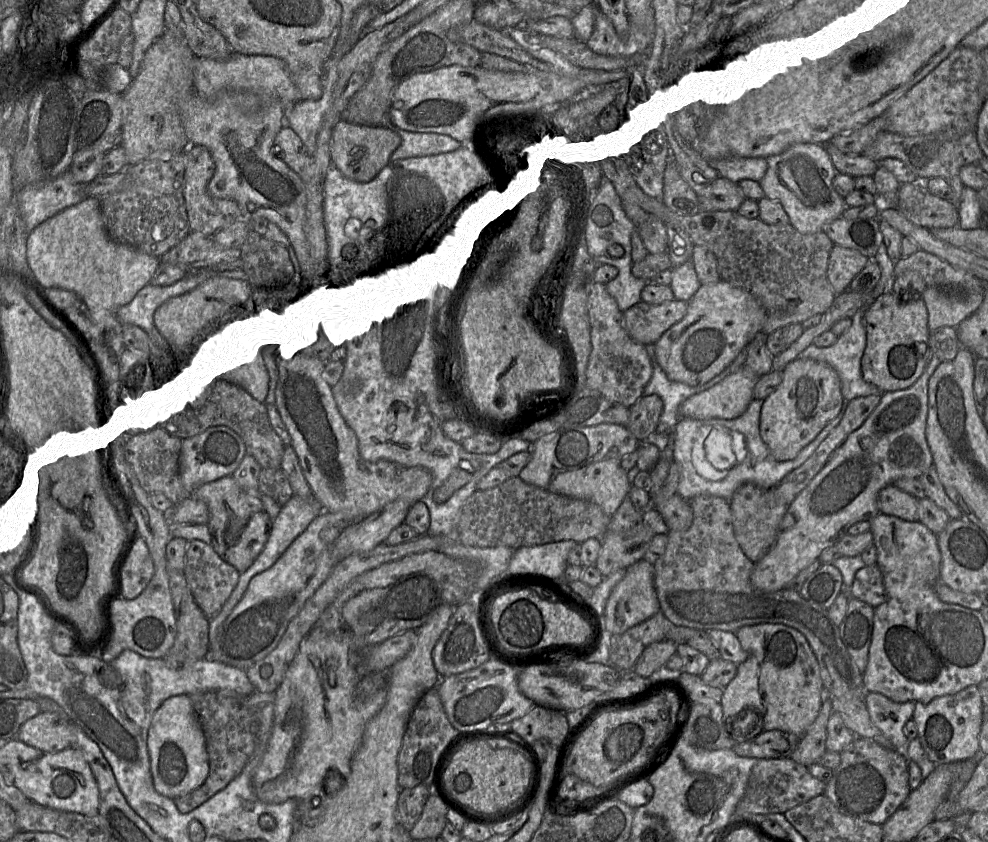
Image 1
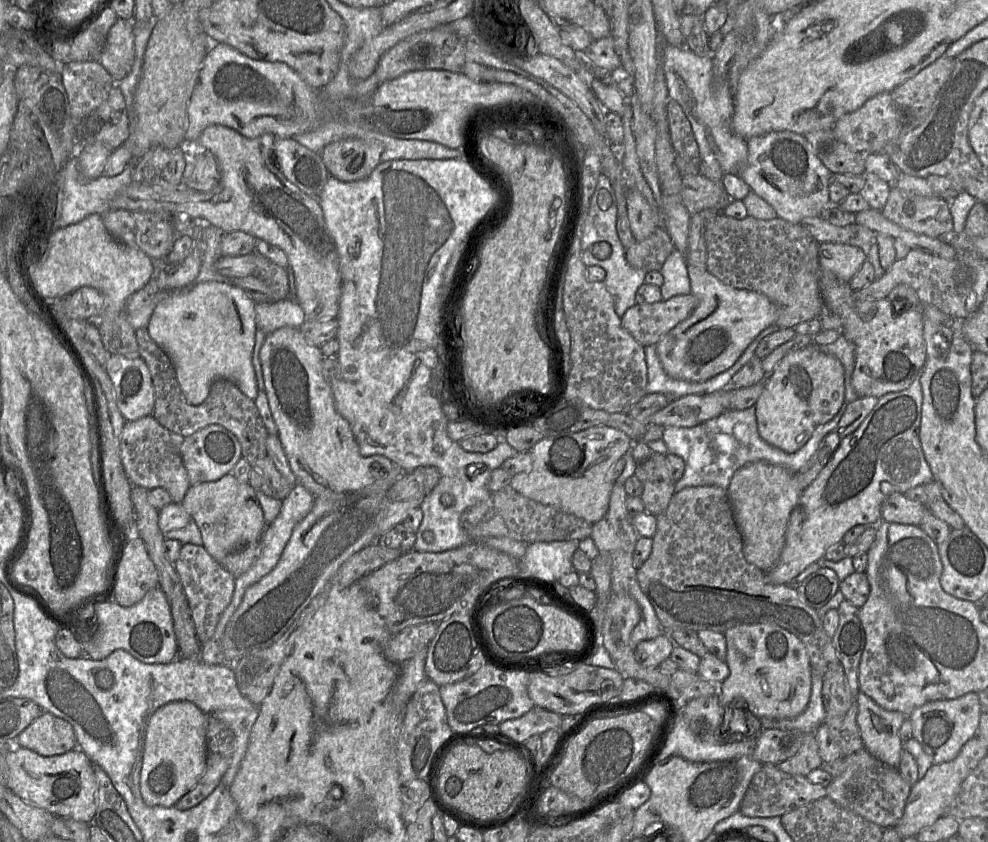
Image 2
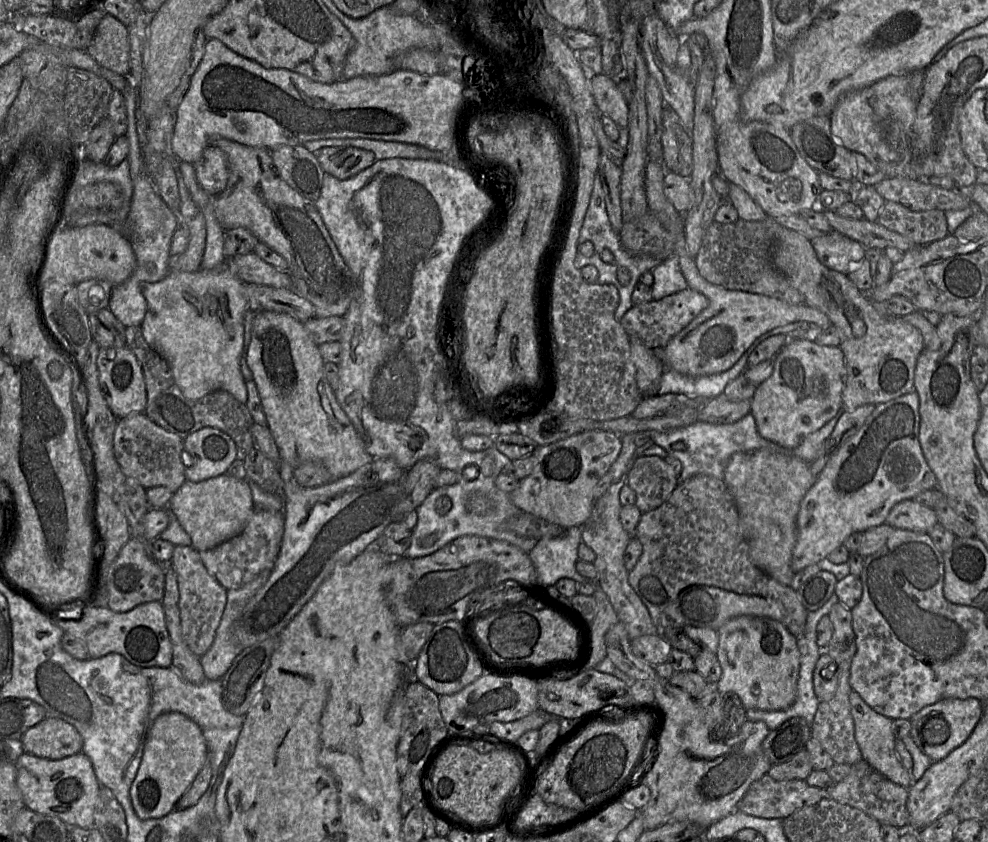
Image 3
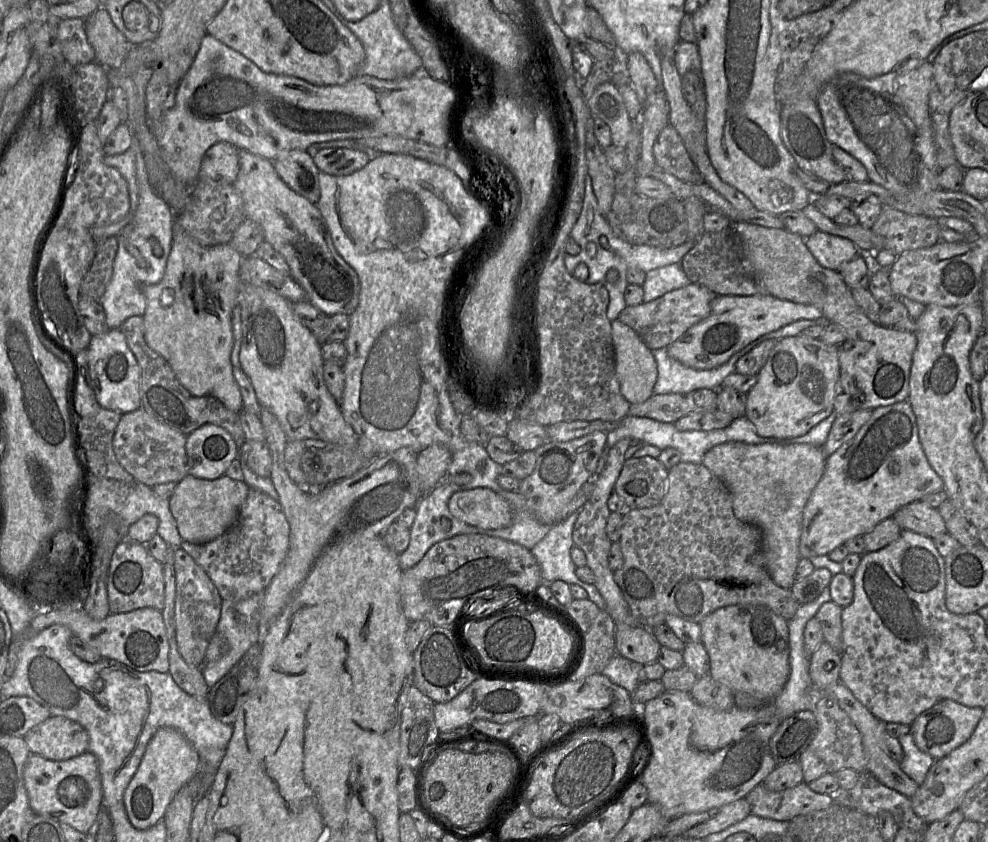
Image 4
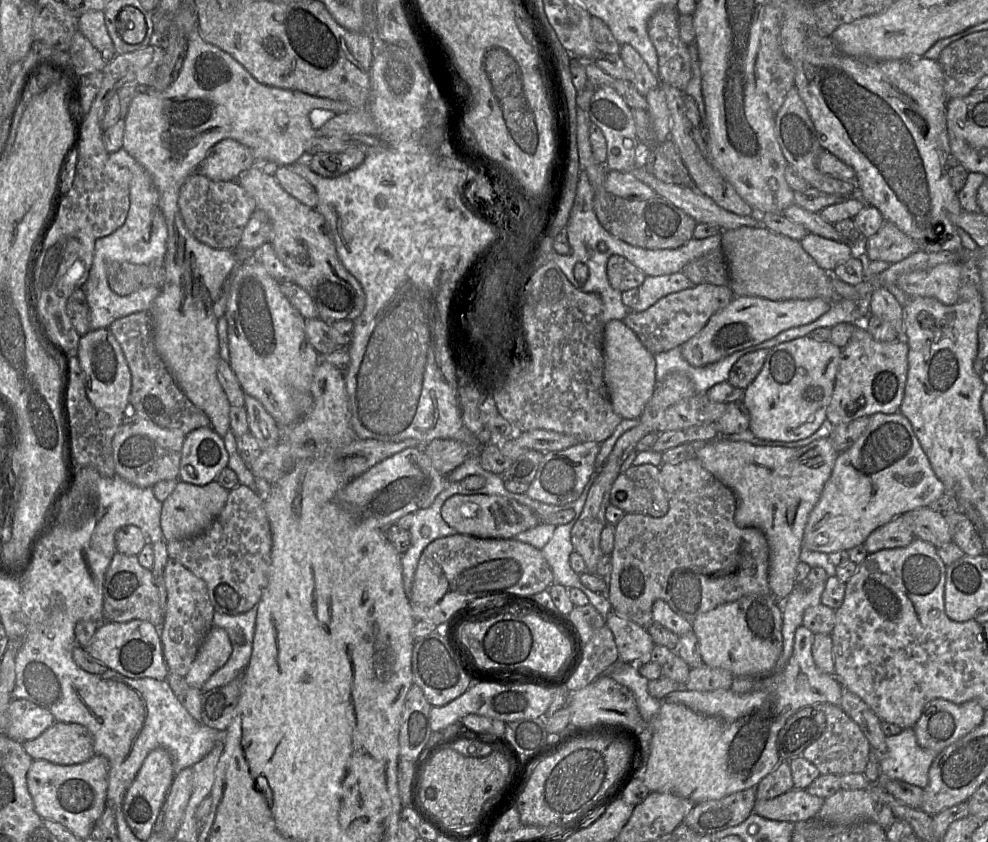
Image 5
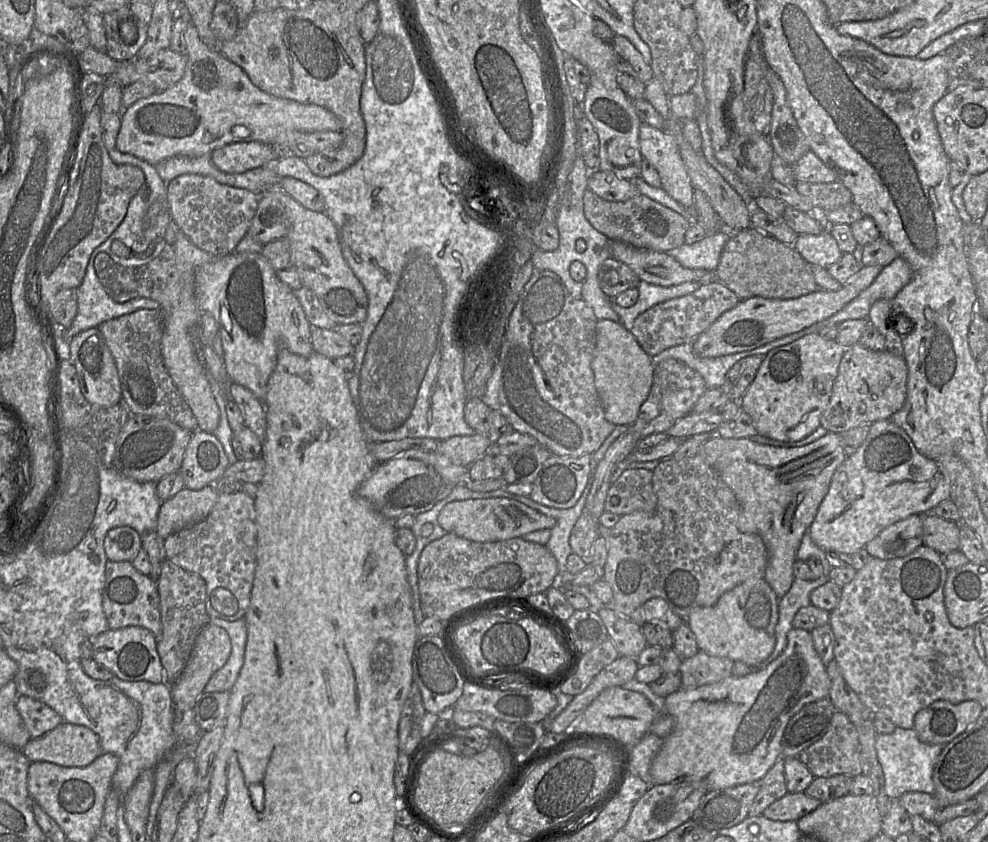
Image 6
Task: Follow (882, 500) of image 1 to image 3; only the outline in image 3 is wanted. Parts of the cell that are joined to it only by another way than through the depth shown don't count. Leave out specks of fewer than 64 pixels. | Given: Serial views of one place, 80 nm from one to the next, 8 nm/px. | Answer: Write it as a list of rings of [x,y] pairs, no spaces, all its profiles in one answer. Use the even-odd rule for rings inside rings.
[[[905,499],[891,508],[886,523],[893,528],[928,533],[938,524],[938,520],[932,507],[921,505],[914,499]]]

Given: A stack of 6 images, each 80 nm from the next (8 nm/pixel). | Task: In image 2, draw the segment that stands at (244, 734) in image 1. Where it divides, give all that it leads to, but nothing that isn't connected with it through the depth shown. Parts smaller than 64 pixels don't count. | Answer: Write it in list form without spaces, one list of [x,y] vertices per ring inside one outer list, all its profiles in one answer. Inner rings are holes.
[[[213,715],[207,716],[206,765],[197,784],[174,805],[179,811],[202,802],[219,785],[230,766],[235,735],[230,726]]]

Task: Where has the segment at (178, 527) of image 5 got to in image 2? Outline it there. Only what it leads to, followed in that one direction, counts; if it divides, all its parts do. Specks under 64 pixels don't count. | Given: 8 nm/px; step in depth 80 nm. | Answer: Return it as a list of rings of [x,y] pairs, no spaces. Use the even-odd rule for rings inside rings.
[[[230,473],[216,481],[191,485],[181,501],[182,506],[198,526],[202,545],[216,560],[222,561],[230,552],[245,545],[261,541],[268,523],[249,483],[239,482]]]

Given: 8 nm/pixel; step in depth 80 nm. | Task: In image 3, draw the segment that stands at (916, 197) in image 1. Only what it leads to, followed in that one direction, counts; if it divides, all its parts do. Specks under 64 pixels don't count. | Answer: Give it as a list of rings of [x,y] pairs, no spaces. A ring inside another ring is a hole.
[[[885,201],[876,221],[885,228],[906,237],[915,246],[930,244],[949,234],[945,212],[939,209],[912,211],[900,203]]]

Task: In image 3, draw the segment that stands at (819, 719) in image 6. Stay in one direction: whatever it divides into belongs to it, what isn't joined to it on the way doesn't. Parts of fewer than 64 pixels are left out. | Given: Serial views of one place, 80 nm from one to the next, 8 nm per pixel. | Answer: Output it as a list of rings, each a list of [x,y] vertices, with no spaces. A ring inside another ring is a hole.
[[[793,717],[769,732],[762,751],[771,765],[782,764],[806,749],[811,737],[812,725],[802,717]]]

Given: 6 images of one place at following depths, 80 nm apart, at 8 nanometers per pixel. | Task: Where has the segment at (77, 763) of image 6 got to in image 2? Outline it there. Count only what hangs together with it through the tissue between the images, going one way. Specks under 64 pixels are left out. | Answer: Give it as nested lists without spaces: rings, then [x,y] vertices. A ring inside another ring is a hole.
[[[43,711],[18,735],[15,746],[32,750],[41,756],[55,756],[77,748],[77,741],[69,722]]]

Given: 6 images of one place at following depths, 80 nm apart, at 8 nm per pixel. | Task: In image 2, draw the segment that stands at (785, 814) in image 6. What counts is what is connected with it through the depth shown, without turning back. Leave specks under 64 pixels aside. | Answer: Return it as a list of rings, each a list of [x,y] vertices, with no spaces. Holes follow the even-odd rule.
[[[763,764],[752,778],[739,811],[748,817],[782,817],[784,814],[827,796],[826,787],[811,783],[807,777],[782,772],[777,765]]]

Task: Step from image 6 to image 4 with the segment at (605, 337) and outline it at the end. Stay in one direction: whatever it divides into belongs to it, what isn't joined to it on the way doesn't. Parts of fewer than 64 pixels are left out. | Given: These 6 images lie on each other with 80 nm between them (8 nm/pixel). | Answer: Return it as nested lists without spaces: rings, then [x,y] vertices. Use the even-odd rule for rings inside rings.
[[[618,319],[611,322],[611,334],[615,374],[619,381],[620,392],[631,405],[643,403],[654,394],[653,390],[658,377],[655,357],[640,336]]]

